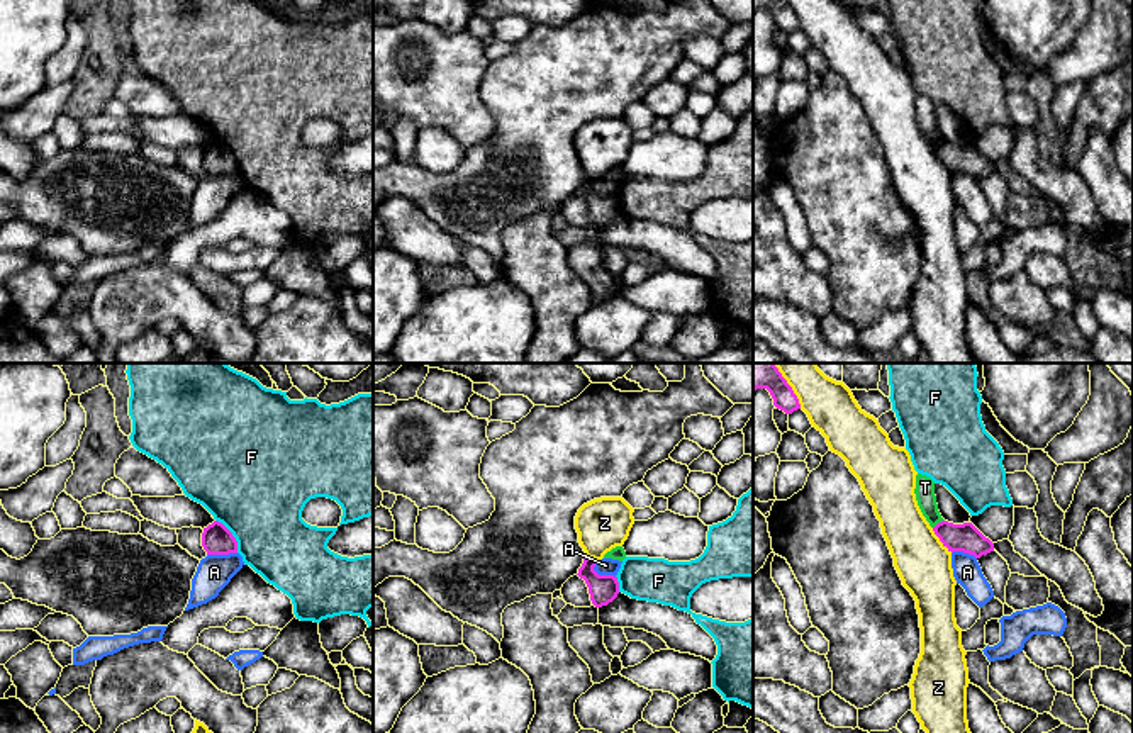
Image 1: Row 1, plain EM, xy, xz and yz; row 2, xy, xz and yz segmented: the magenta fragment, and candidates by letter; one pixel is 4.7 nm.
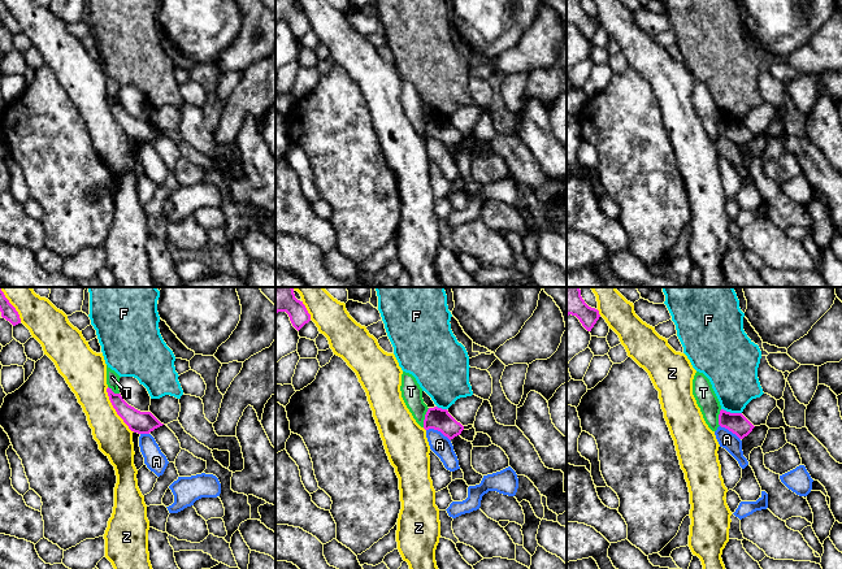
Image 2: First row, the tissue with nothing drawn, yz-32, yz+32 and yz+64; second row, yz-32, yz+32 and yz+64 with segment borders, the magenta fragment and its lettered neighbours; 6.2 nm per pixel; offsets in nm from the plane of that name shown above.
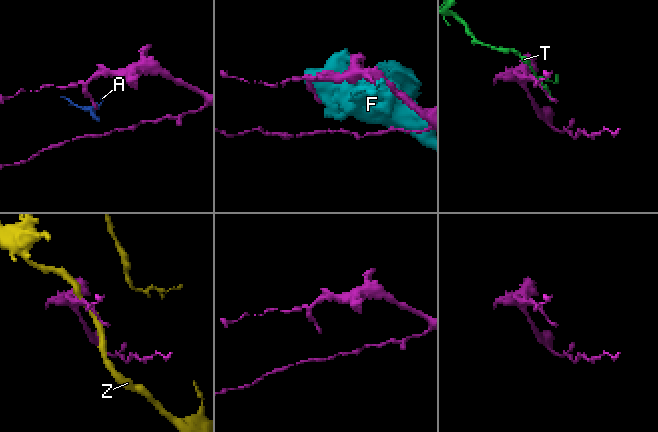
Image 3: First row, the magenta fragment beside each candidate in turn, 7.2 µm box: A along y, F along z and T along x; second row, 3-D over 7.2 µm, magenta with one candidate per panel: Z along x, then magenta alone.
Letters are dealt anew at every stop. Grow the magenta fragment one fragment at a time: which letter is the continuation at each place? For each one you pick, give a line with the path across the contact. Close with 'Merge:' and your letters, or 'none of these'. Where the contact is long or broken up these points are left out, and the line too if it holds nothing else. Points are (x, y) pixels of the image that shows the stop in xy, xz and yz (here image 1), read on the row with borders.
Merge: A

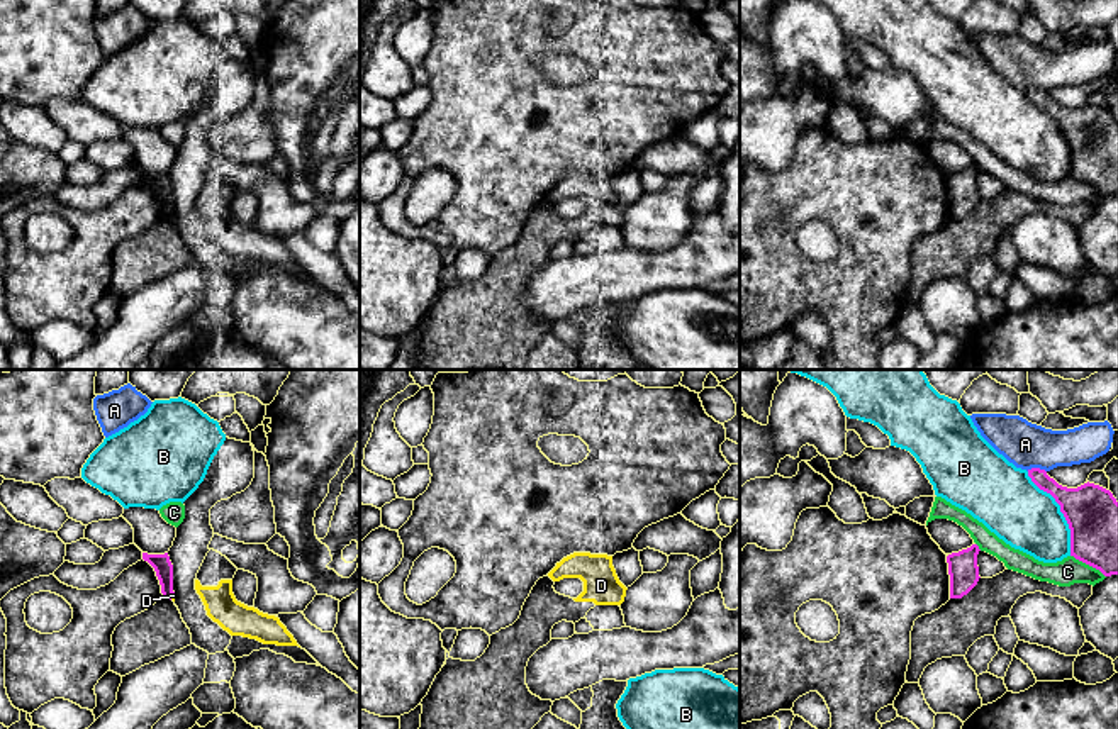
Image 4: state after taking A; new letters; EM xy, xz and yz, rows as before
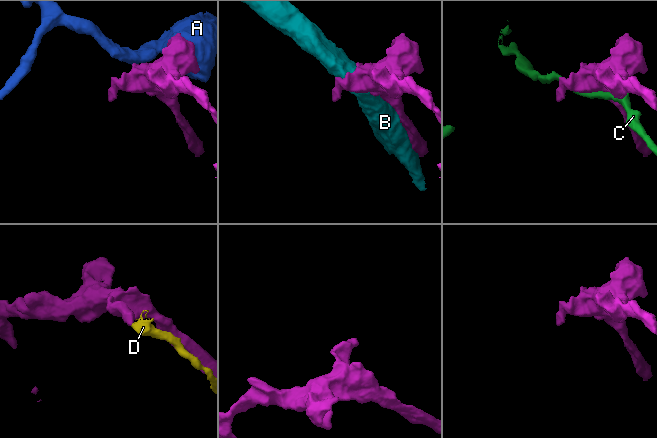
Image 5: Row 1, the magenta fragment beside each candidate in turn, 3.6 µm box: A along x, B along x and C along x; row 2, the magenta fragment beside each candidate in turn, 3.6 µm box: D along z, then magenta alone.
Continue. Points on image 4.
Merge: none of these

